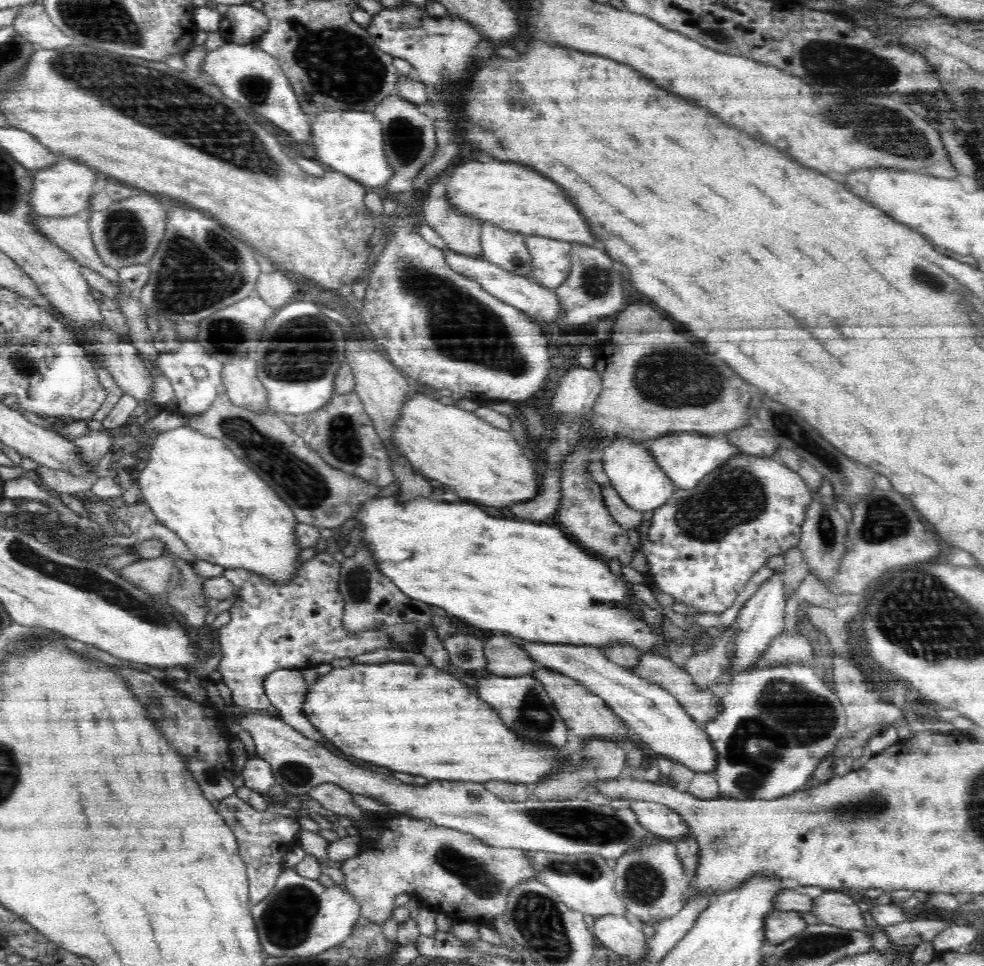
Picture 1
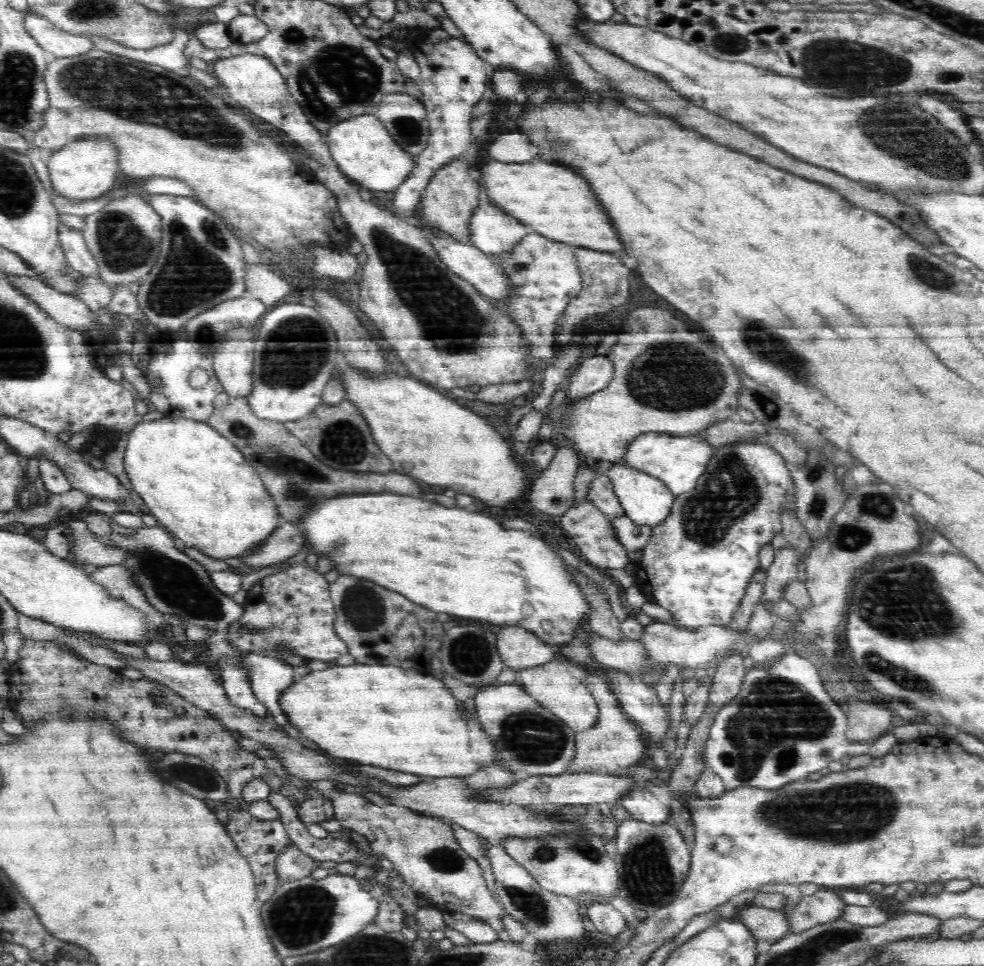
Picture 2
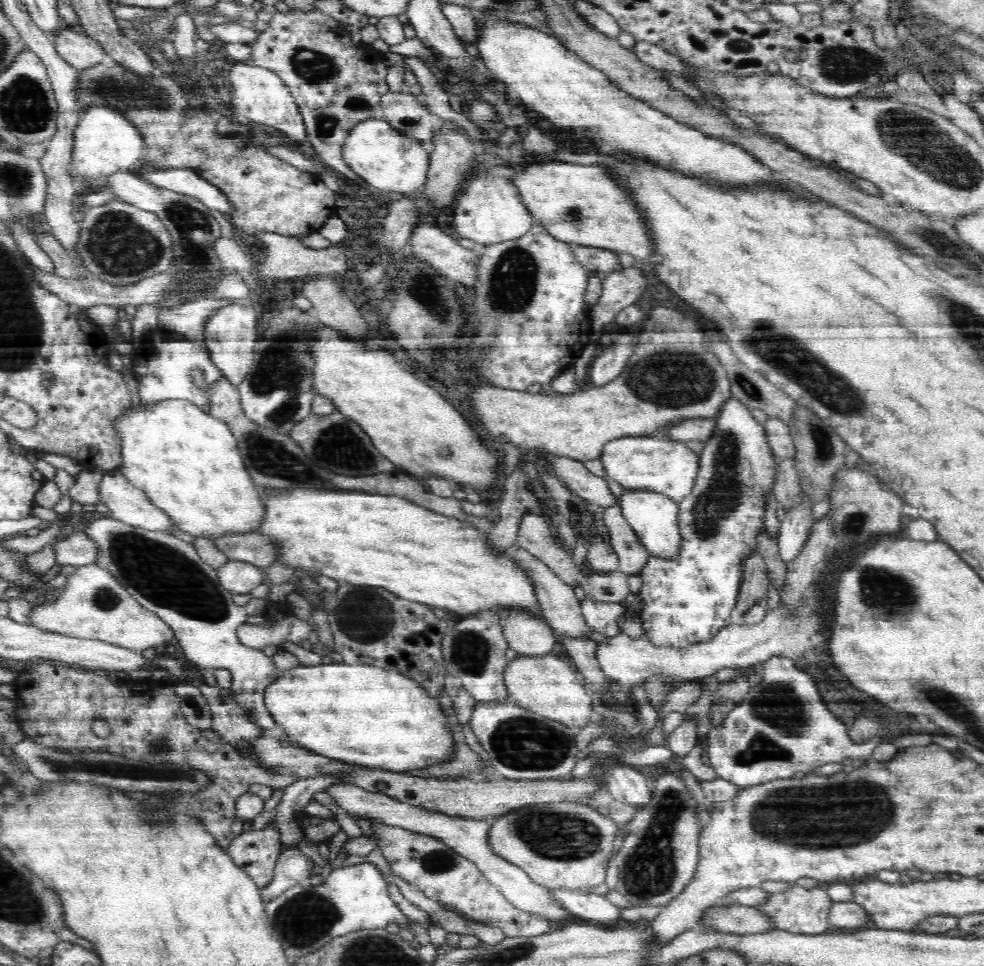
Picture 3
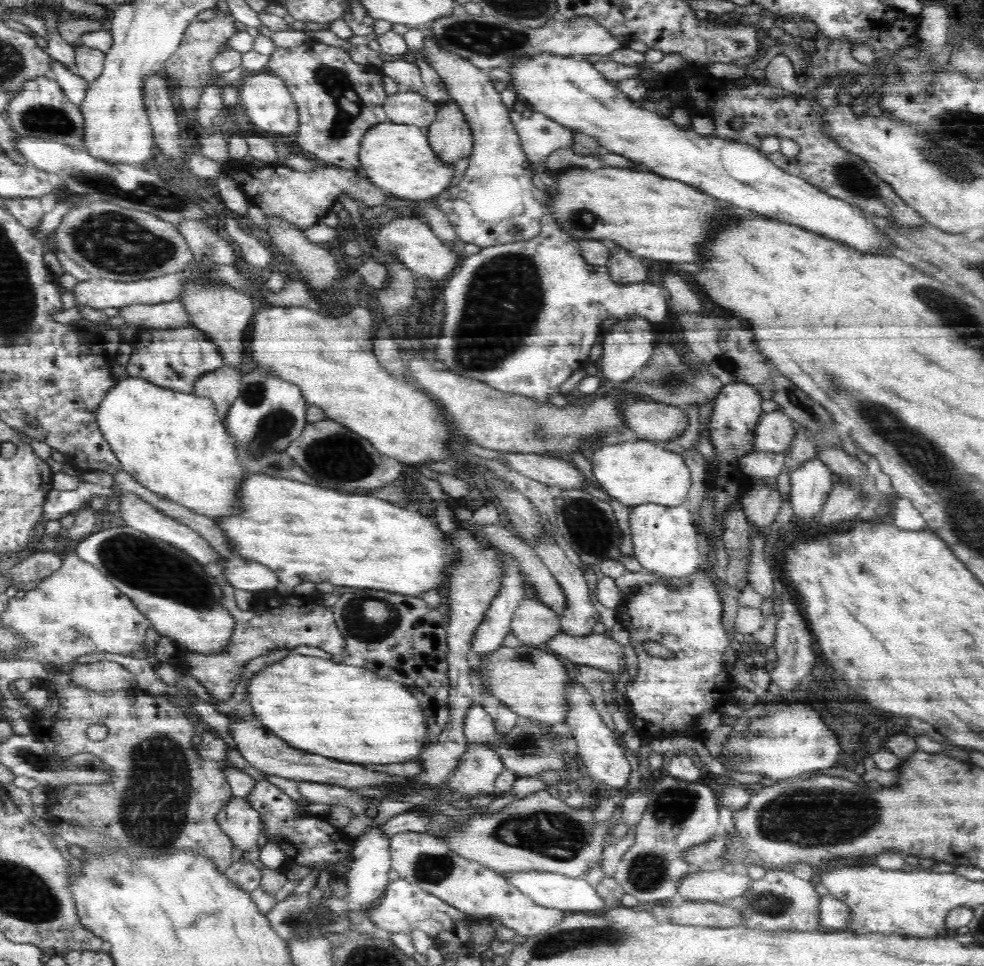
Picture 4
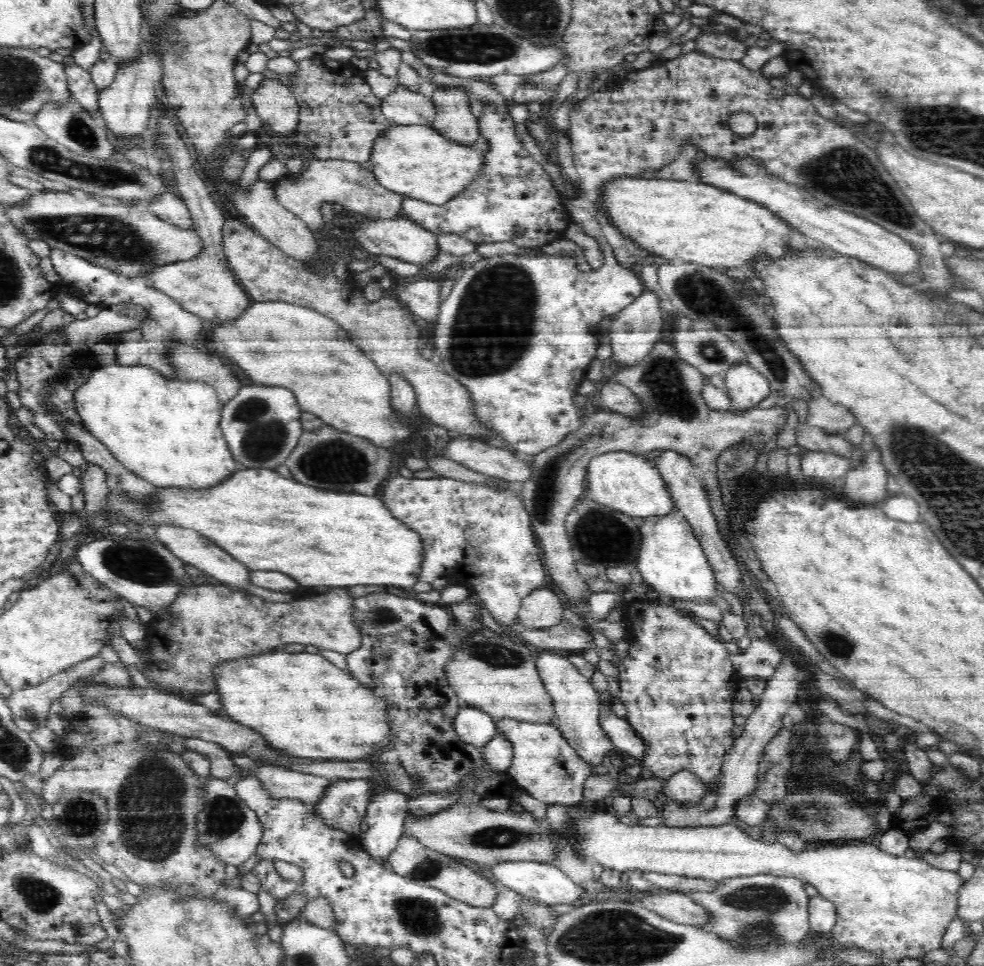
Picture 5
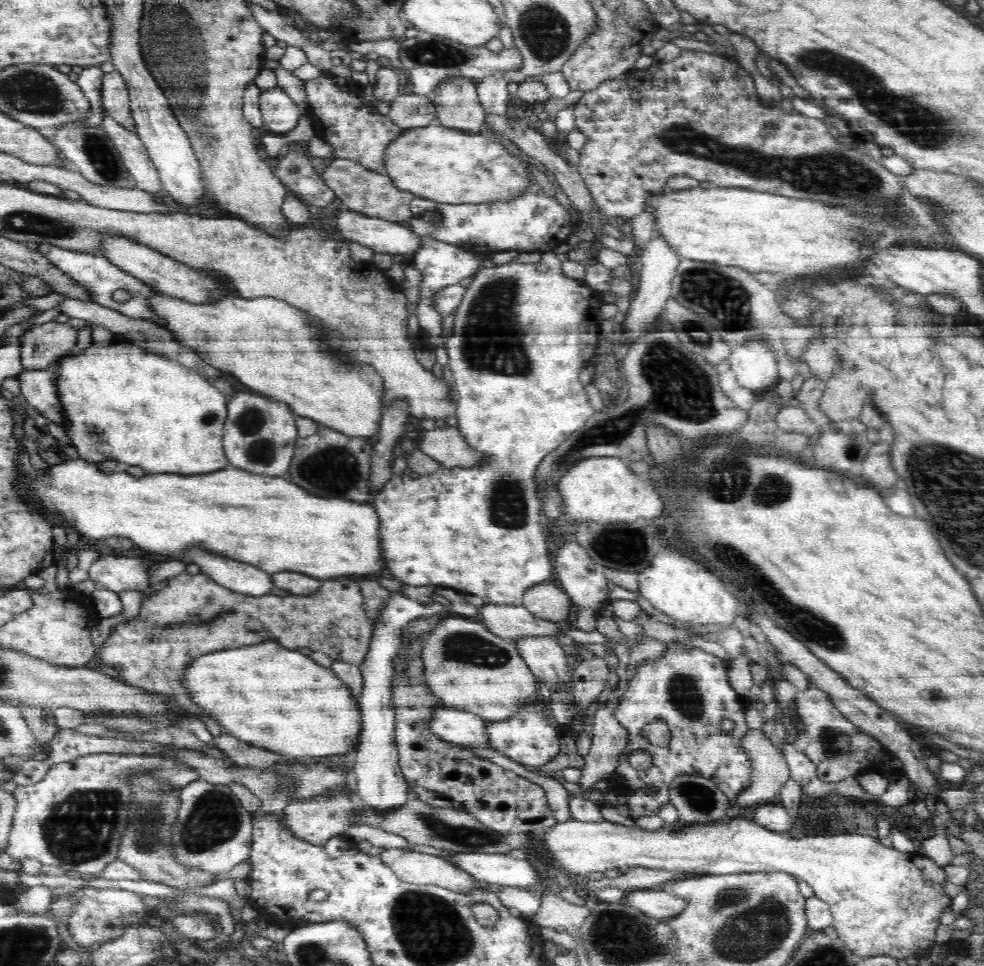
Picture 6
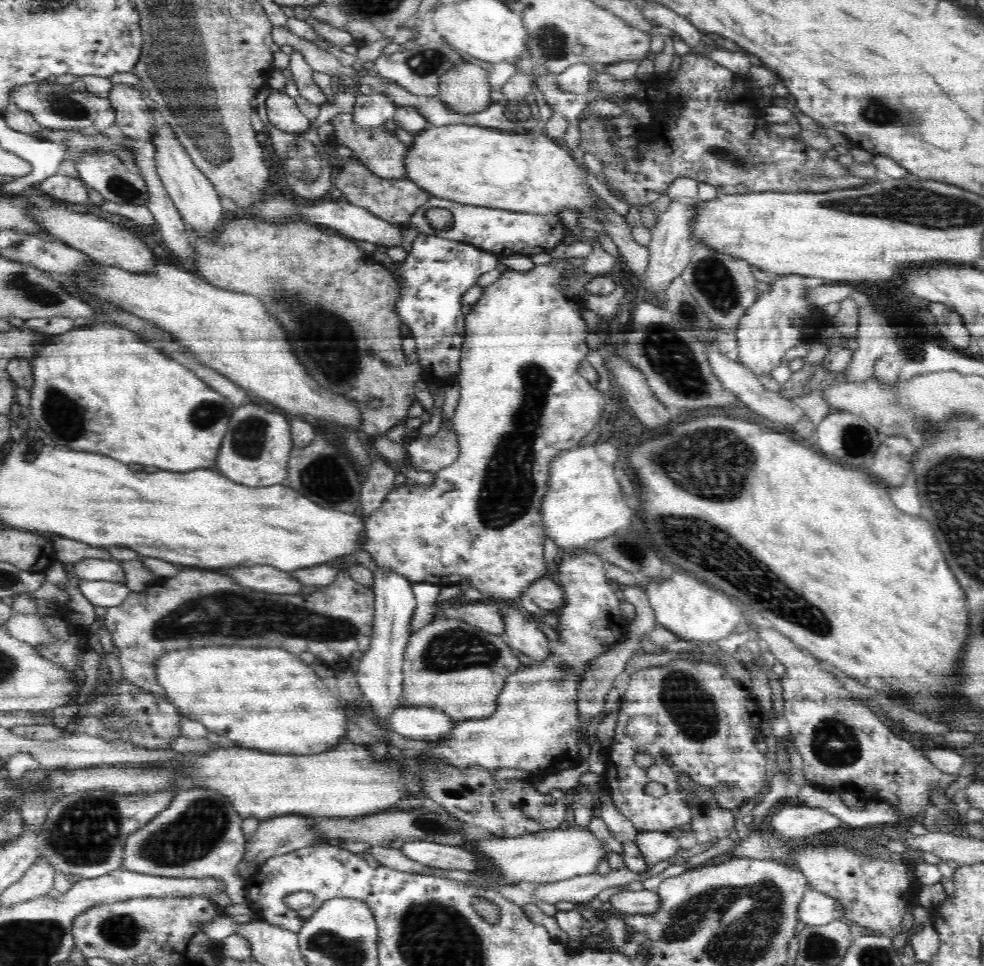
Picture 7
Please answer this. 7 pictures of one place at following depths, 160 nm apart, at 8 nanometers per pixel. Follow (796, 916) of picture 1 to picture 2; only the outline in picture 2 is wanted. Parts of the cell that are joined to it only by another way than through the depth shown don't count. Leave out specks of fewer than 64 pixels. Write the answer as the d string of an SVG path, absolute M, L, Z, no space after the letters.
M753 905L740 910L742 919L754 932L758 940L774 943L788 935L792 930L792 923L787 912L768 910Z

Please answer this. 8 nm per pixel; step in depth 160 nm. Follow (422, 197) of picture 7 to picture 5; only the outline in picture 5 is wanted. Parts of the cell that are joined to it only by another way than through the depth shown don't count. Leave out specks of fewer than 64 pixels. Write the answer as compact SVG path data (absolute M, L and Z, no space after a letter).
M316 159L308 167L303 167L298 174L288 172L266 181L266 184L278 204L298 216L313 233L322 230L325 221L321 208L328 204L340 204L345 211L362 213L369 216L368 218L384 219L401 216L401 204L405 198L404 195L380 186L369 166L343 160Z

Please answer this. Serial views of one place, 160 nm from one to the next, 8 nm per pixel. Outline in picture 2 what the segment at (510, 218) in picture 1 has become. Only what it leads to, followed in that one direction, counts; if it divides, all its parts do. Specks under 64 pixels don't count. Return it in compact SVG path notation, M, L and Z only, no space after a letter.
M540 158L528 160L528 162L498 162L496 160L490 160L488 162L484 162L484 164L480 166L480 172L476 172L474 178L475 186L478 186L478 188L482 186L482 188L484 188L484 192L486 192L486 196L488 196L488 201L486 203L490 203L492 208L498 208L504 216L518 221L520 225L530 227L534 233L545 236L547 239L571 244L575 247L591 248L597 251L613 253L620 250L618 239L614 238L614 231L610 230L610 224L606 224L606 216L602 216L602 212L598 212L598 204L594 204L594 200L590 198L590 190L586 188L586 184L582 184L582 180L578 180L578 176L574 176L572 172L566 172L564 168L554 168L552 164L546 164L546 162Z

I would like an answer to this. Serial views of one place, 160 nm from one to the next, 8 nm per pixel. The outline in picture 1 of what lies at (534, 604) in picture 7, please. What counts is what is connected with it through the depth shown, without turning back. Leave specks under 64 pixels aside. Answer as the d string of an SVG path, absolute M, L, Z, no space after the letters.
M494 636L482 643L482 656L486 658L483 670L496 676L520 676L538 670L538 664L528 658L520 648L514 648L506 636Z

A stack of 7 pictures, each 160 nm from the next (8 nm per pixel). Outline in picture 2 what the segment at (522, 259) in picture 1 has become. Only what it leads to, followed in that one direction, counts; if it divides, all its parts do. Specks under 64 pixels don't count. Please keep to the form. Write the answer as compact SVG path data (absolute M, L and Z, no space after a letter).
M481 203L472 220L471 244L487 255L512 255L518 244L532 232L530 227L506 217L490 203Z

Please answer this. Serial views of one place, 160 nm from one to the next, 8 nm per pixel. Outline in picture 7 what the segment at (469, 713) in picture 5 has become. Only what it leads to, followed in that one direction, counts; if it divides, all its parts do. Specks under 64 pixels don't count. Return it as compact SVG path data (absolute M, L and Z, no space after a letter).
M428 706L396 707L385 720L387 728L414 740L437 741L447 737L458 721L437 708Z

